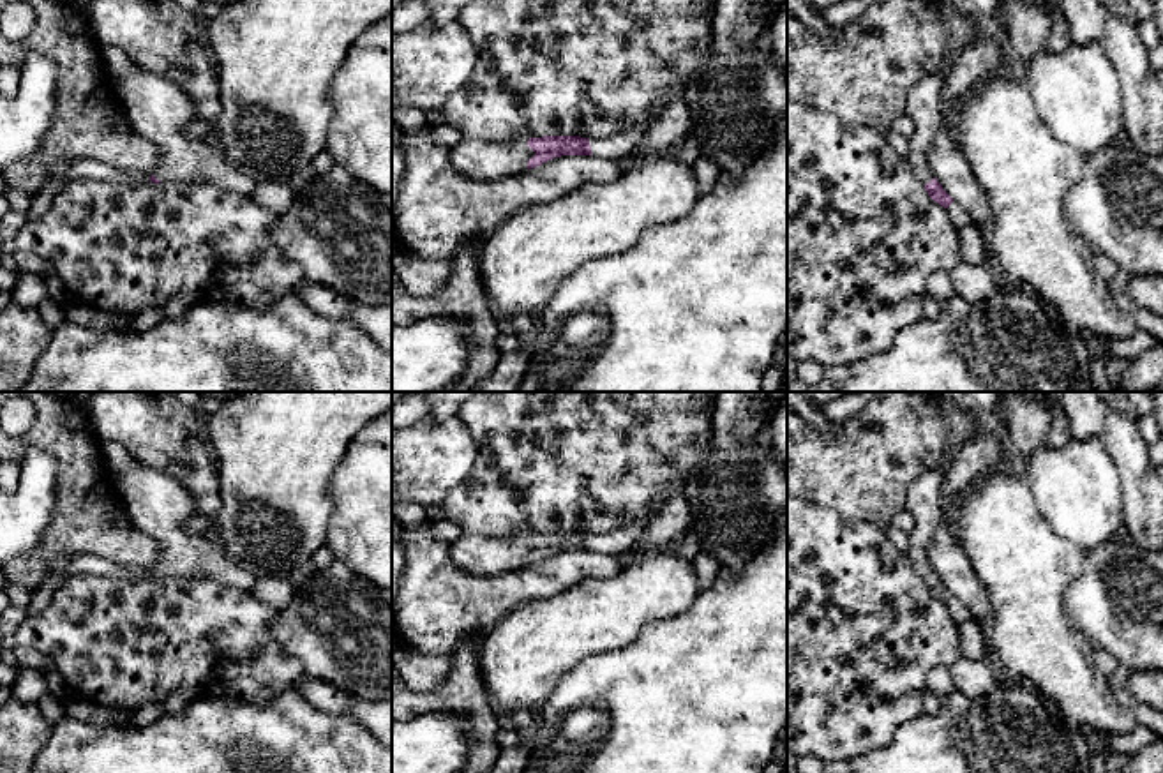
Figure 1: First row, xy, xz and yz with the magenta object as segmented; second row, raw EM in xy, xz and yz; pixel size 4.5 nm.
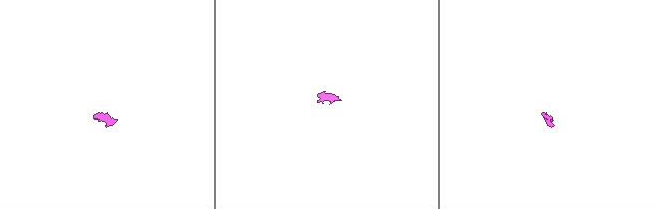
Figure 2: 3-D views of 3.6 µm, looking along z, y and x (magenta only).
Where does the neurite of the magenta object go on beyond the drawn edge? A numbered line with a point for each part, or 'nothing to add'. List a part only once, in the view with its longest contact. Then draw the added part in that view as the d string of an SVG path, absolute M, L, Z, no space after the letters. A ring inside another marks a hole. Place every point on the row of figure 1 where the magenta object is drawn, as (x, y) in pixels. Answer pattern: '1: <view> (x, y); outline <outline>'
1: xz (616, 147); outline M653 109L644 120L630 129L604 139L589 139L591 154L602 159L623 161L648 132L649 124L657 115L658 109Z
2: xz (480, 161); outline M461 139L450 150L454 168L478 182L494 182L508 175L522 173L528 169L531 157L535 157L535 152L528 146L528 139L508 143Z

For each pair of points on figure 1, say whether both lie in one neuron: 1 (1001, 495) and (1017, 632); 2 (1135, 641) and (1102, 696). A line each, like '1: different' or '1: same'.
1: same
2: different

